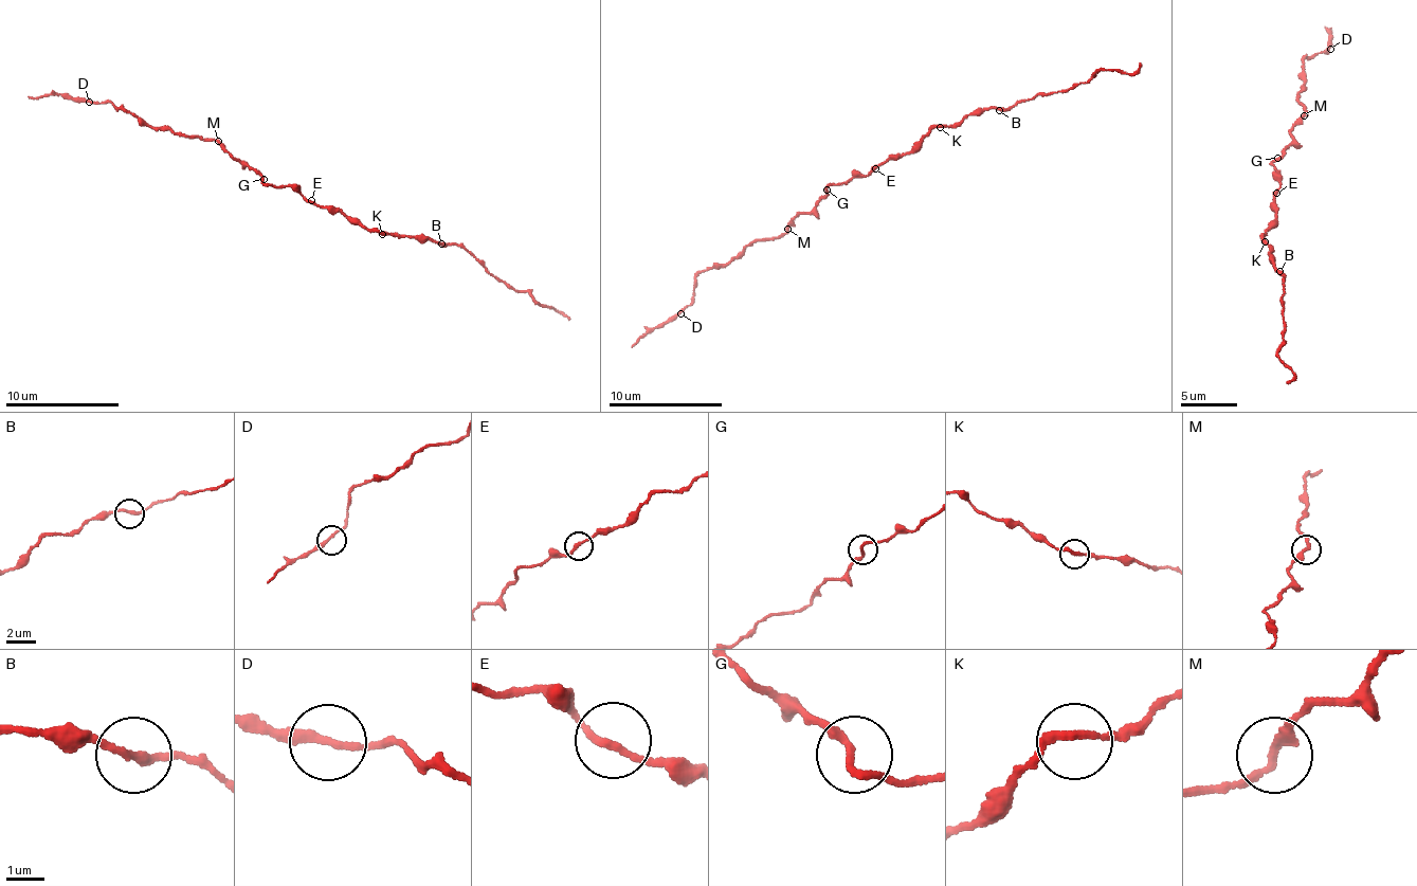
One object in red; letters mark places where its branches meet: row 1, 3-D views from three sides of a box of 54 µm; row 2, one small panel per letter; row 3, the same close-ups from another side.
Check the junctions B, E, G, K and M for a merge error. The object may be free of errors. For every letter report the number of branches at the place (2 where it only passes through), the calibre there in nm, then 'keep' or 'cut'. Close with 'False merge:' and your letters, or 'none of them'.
B: 2 branches meet; 190 nm thick; keep
E: 2 branches meet; 190 nm thick; keep
G: 2 branches meet; 190 nm thick; keep
K: 2 branches meet; 220 nm thick; keep
M: 2 branches meet; 240 nm thick; keep
False merge: none of them

